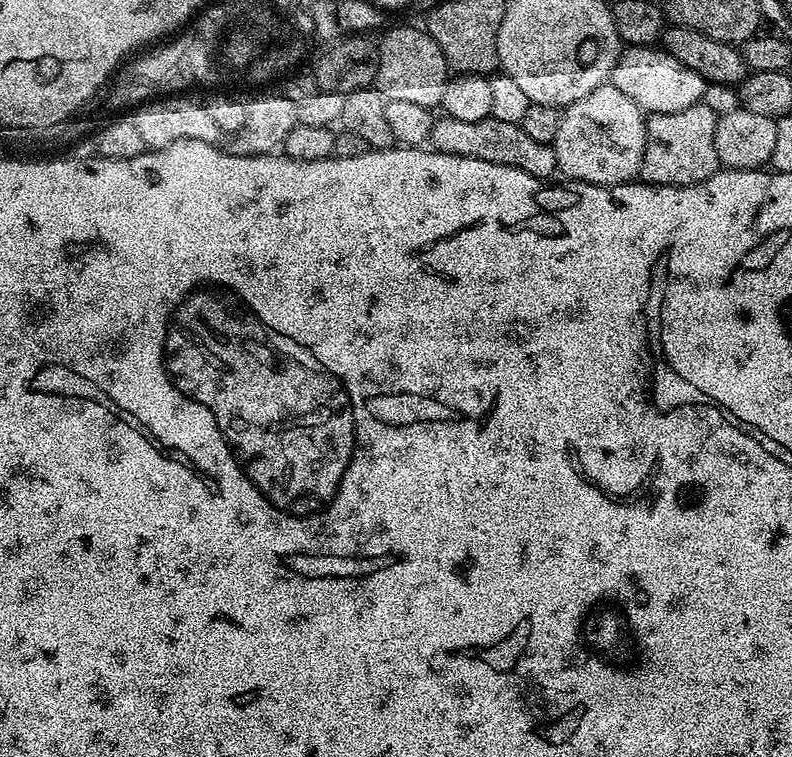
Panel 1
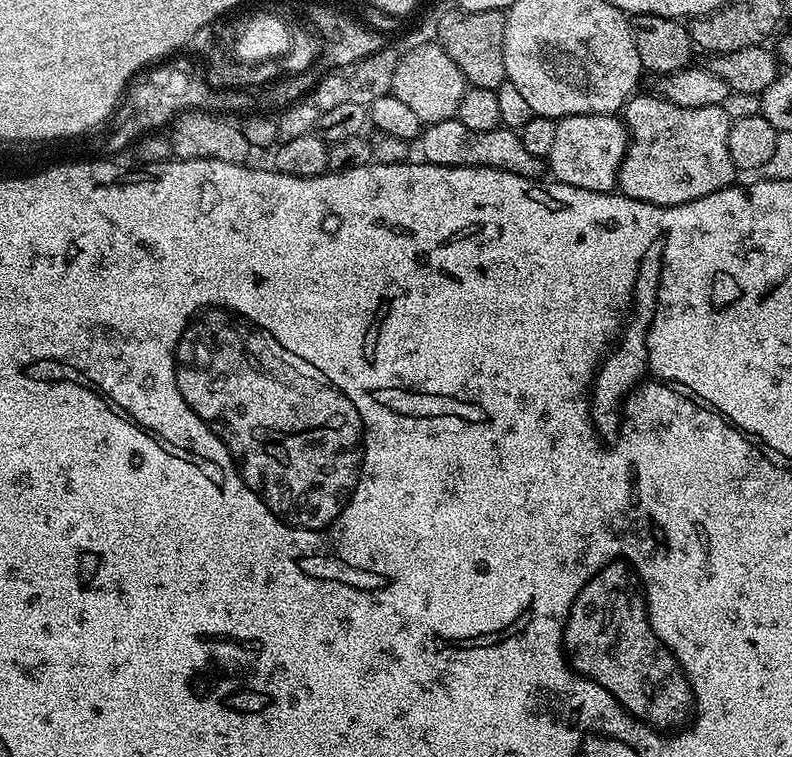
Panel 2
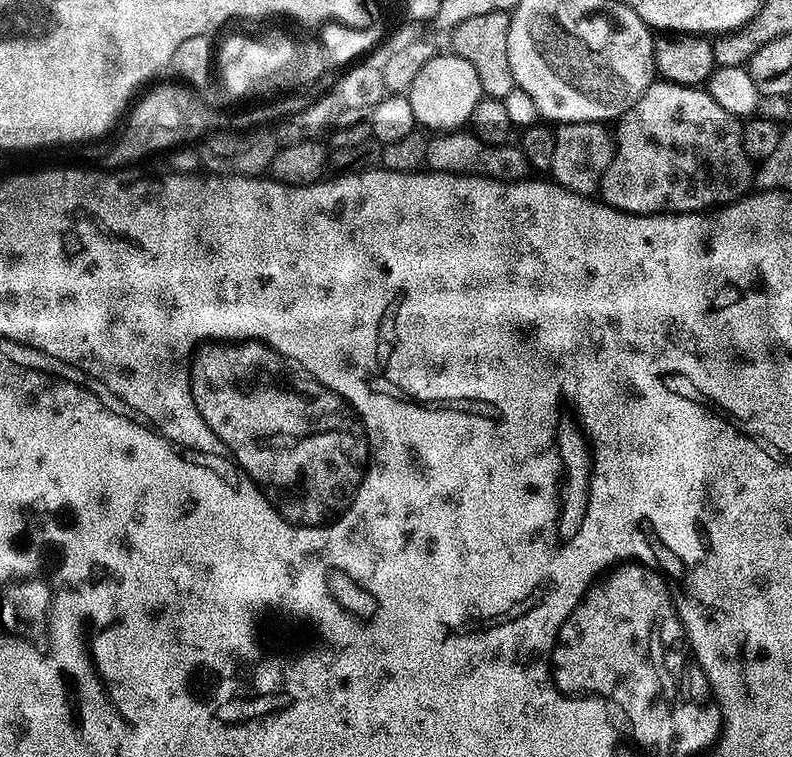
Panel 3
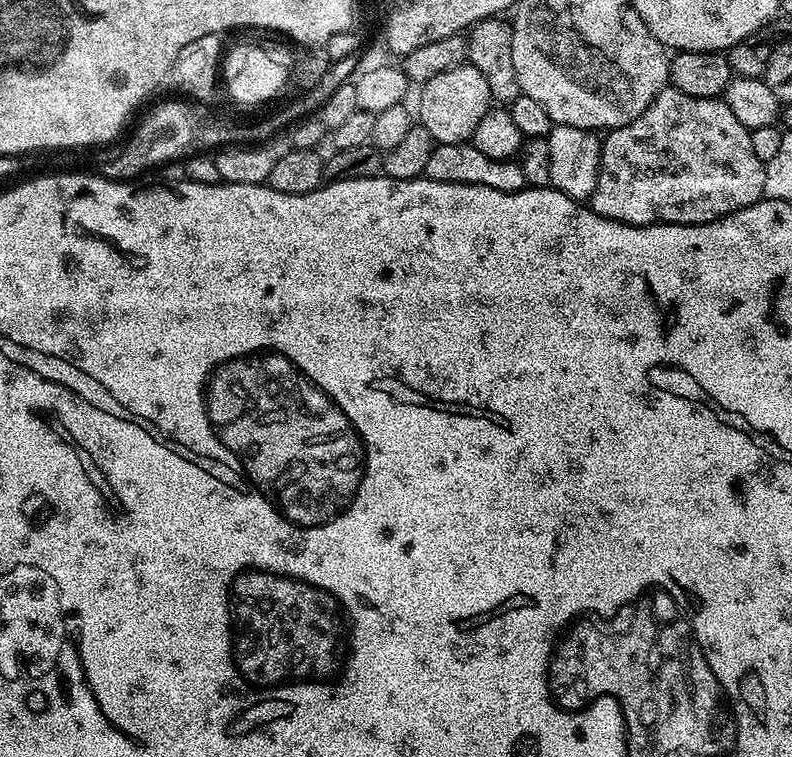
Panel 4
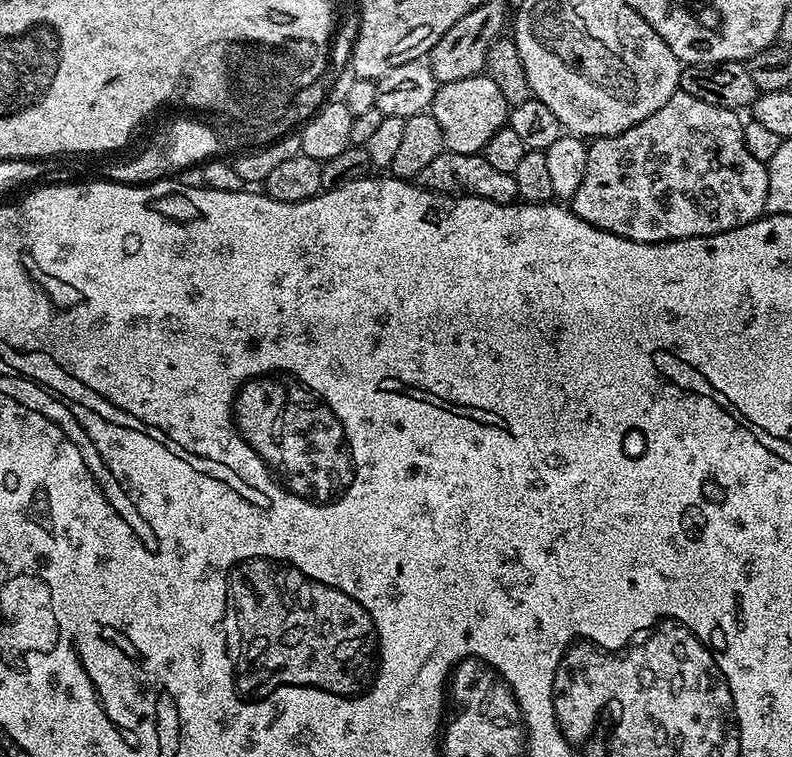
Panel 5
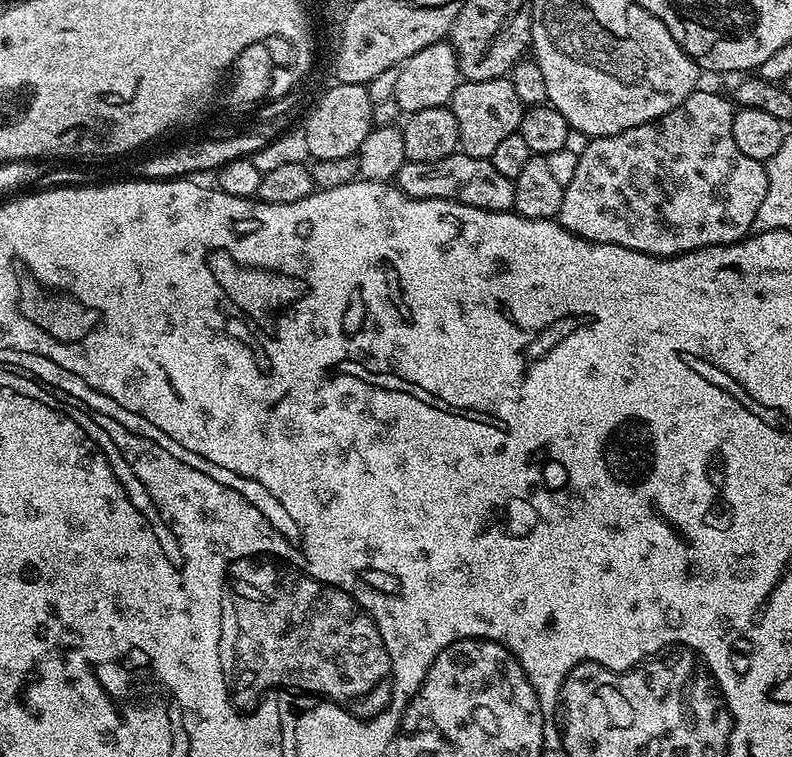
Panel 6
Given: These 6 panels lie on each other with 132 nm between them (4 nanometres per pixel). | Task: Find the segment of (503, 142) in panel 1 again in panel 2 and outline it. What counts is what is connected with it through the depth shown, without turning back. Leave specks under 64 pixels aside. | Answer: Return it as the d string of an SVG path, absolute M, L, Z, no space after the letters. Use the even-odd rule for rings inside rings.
M455 118L446 122L434 122L421 131L418 147L424 155L421 157L425 164L445 164L451 168L497 168L535 181L539 181L543 177L540 175L545 175L546 172L545 161L530 154L530 150L522 146L519 131L503 126L479 132L462 126L462 122Z

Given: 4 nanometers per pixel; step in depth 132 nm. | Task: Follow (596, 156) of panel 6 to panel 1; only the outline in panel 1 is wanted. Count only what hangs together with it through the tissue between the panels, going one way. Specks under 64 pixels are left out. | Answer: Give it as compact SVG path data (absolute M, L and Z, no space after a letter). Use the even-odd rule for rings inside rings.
M703 102L674 114L653 112L646 120L646 150L642 154L639 179L645 184L697 184L713 176L721 167L714 150L714 130L718 115Z

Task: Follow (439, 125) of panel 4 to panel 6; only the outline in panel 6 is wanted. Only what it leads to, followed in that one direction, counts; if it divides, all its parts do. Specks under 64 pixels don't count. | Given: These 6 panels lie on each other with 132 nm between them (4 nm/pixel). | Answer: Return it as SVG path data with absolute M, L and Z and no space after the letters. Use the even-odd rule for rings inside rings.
M507 78L499 80L464 80L454 90L450 107L454 118L458 118L460 135L459 151L470 154L470 158L489 159L494 149L519 132L526 105L518 98L514 86Z

